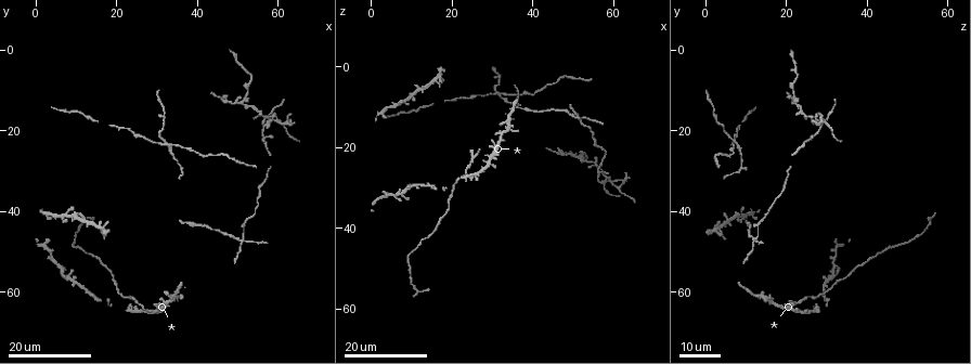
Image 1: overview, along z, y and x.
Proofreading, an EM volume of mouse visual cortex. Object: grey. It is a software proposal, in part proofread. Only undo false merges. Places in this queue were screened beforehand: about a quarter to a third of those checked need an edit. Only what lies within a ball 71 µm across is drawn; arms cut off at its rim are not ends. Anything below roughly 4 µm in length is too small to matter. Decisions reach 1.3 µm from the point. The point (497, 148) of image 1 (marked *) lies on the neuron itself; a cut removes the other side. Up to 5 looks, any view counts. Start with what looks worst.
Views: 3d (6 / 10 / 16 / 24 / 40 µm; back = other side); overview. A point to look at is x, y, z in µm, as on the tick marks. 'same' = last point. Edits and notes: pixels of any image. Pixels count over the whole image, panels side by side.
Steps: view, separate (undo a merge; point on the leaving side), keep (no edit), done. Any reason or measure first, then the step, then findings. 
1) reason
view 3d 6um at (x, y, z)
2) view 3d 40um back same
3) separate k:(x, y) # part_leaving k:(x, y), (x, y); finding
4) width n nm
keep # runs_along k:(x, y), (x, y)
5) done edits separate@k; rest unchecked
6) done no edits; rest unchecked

view 3d 16um at (51.0, 47.5, 13.0)

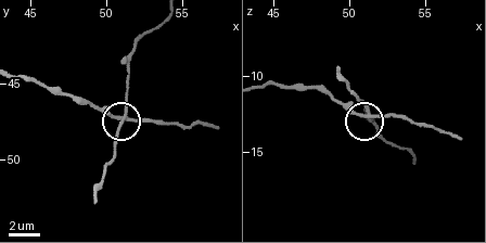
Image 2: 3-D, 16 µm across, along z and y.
view 3d 6um at (51.0, 47.4, 12.6)

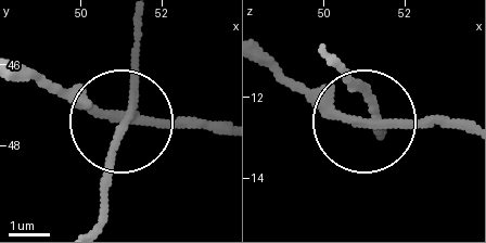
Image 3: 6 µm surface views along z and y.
arms 4
separate 3:(75, 96) # part_leaving 3:(369, 124), (331, 117), (268, 72); a second neuron is stuck on

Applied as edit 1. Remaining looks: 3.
two arms in line, one across
view 3d 24um at (32.0, 23.5, 6.5)

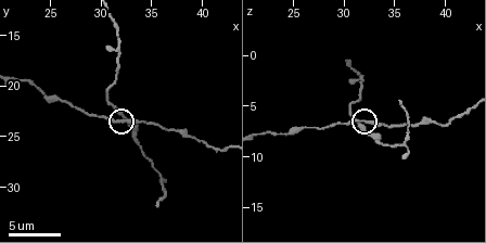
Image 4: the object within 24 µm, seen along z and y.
view 3d 10um at (31.8, 23.4, 6.8)

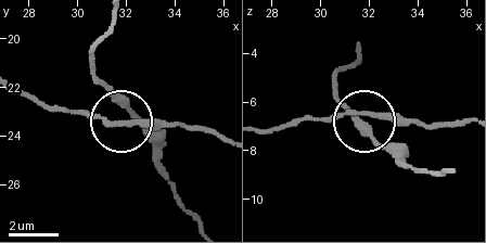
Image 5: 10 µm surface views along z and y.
width 150 nm
keep # runs_along 5:(219, 137), (126, 118), (110, 89); one neuron here

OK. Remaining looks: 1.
calibre changes
view 3d 16um at (24.2, 20.8, 7.8)

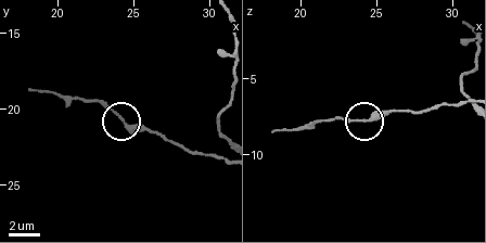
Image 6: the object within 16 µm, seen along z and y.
keep # runs_along 6:(224, 158), (189, 152), (154, 133), (130, 127), (93, 101); one neuron here

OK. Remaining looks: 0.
done edits separate@3; rest unchecked

